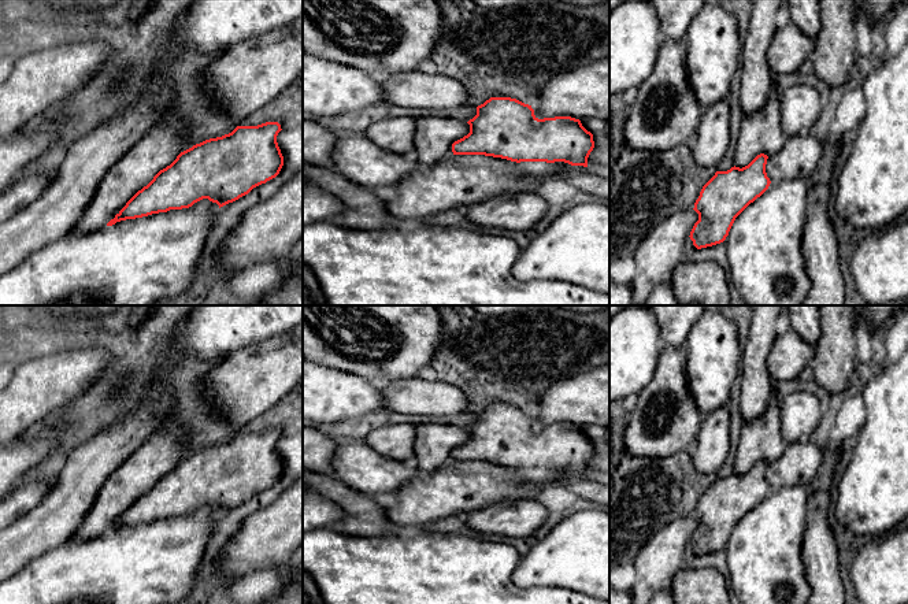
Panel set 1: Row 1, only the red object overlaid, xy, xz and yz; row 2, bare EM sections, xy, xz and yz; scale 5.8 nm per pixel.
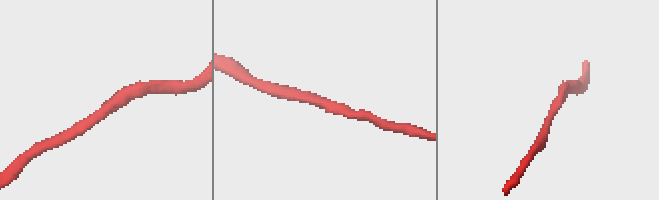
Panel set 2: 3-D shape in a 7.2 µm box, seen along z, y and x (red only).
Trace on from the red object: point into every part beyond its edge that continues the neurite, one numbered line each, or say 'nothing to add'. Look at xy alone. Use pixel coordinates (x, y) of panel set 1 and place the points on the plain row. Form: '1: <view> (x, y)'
1: xy (156, 456)

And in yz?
1: yz (759, 440)

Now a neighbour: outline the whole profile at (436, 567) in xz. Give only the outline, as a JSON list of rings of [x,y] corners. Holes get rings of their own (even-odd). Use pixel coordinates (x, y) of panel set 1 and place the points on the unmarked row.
[[[331,527],[303,530],[303,570],[314,579],[325,604],[609,604],[609,600],[557,586],[516,586],[512,572],[522,557],[512,545],[449,533],[356,537]]]

